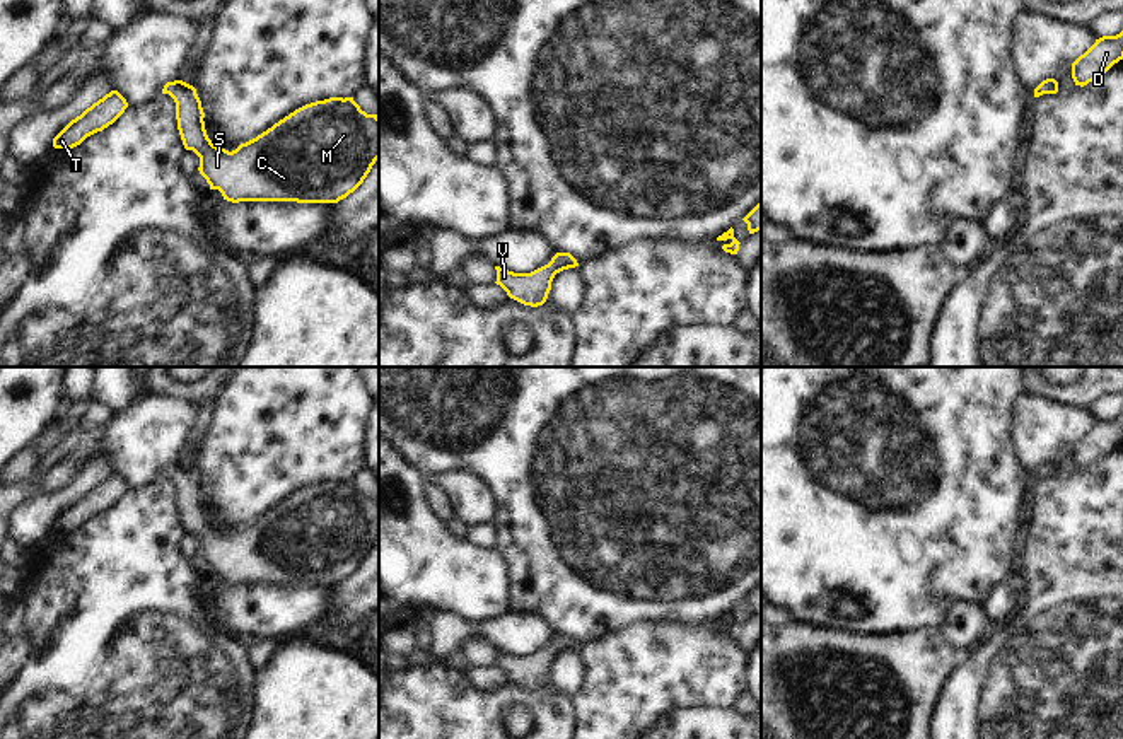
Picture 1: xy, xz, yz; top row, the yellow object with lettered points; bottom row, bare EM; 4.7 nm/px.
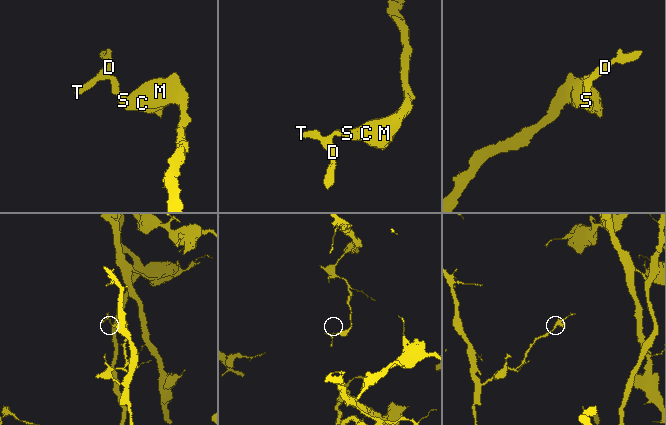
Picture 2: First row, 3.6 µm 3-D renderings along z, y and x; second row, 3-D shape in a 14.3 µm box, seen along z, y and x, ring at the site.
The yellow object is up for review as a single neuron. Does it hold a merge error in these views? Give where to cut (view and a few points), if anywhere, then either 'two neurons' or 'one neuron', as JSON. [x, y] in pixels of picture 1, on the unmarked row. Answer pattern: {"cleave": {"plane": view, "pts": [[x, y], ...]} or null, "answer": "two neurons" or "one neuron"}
{"cleave": null, "answer": "one neuron"}

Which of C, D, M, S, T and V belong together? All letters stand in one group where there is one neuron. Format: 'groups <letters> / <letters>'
groups C D M S T V

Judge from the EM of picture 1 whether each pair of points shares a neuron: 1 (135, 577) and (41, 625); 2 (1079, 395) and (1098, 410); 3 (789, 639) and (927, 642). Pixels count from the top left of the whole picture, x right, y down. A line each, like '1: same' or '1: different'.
1: same
2: different
3: same

